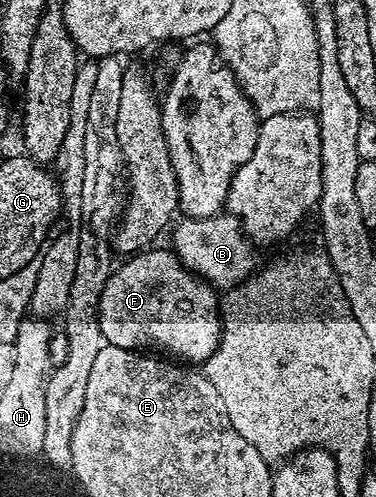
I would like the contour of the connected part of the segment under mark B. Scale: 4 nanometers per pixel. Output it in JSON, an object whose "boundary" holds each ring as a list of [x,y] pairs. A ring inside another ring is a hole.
{"boundary":[[[228,213],[212,215],[206,219],[182,218],[172,228],[172,250],[178,259],[193,272],[201,276],[206,283],[217,289],[236,287],[254,274],[253,250],[254,244],[245,238],[241,223]]]}

